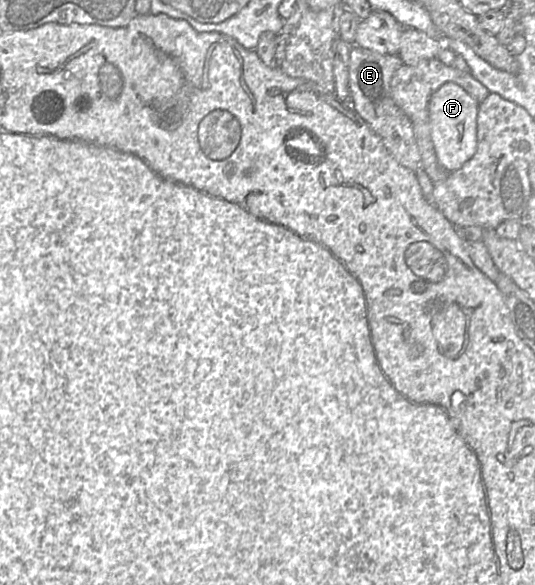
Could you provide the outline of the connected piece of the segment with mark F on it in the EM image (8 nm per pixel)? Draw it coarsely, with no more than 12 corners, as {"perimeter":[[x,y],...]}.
{"perimeter":[[453,82],[430,98],[440,166],[477,151],[478,101]]}

